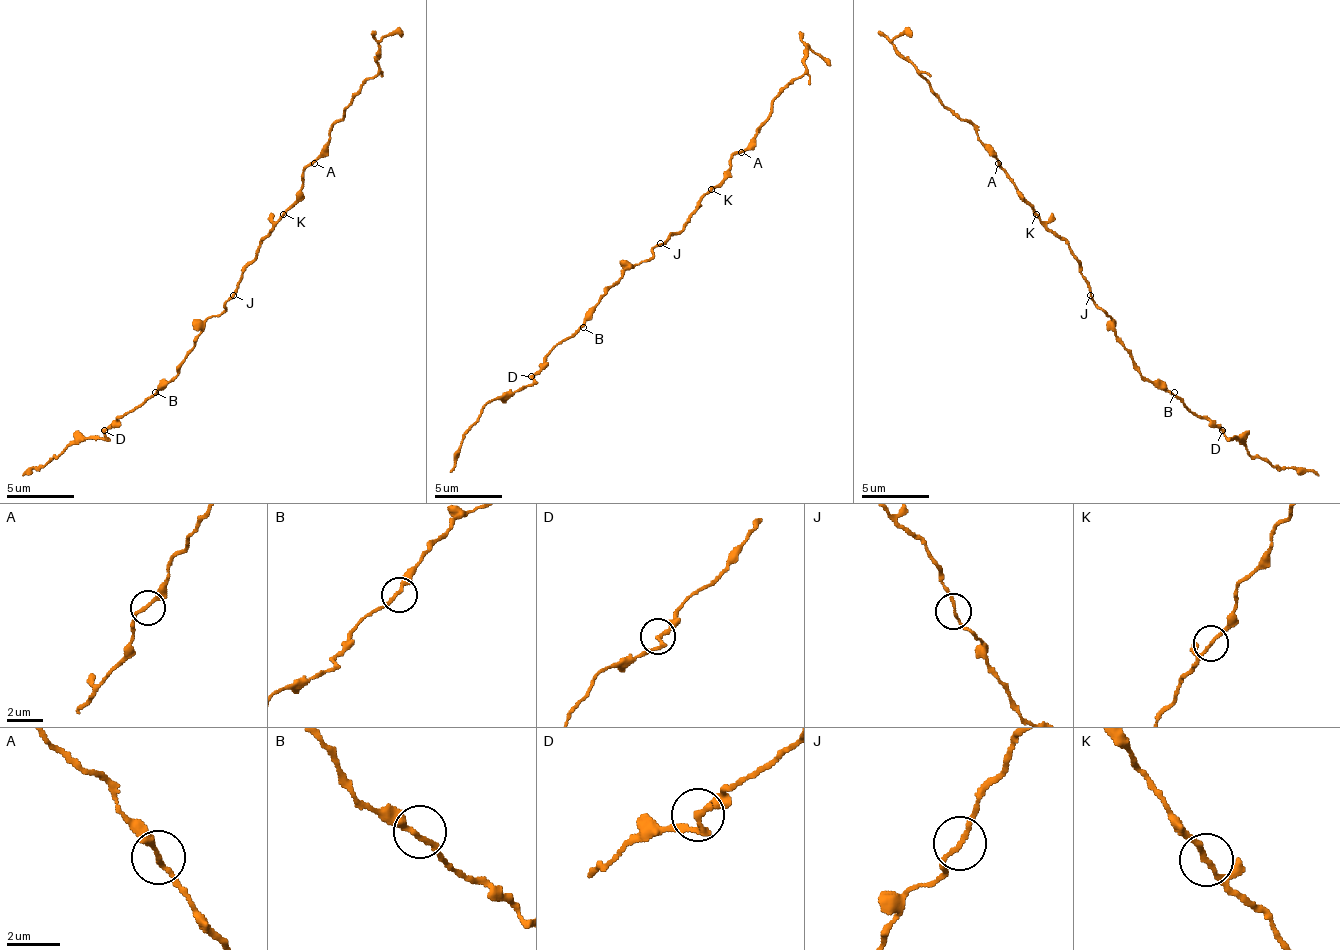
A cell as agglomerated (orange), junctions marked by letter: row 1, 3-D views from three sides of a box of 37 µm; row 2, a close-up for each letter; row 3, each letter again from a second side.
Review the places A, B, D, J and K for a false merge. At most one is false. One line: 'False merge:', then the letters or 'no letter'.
False merge: no letter

